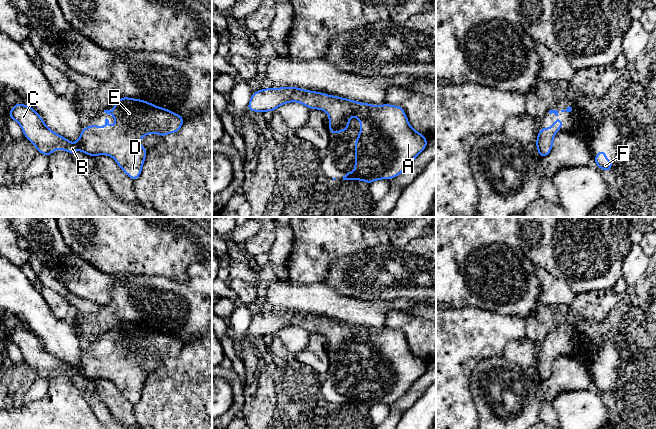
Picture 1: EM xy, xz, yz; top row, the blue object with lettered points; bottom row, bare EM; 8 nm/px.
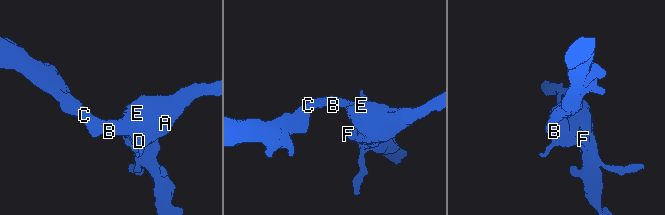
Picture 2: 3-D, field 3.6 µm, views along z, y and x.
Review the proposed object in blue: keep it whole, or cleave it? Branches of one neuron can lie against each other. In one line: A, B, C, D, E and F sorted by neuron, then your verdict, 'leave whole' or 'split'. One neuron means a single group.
A B C D E F | leave whole

